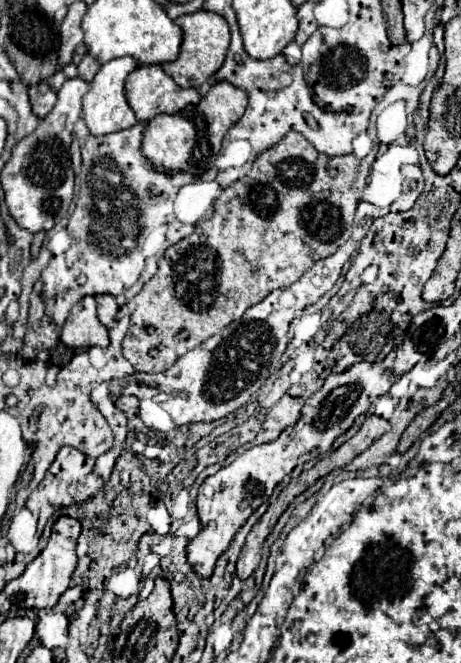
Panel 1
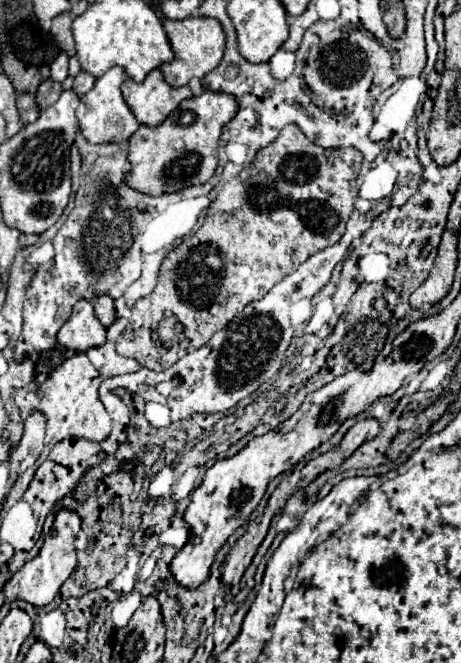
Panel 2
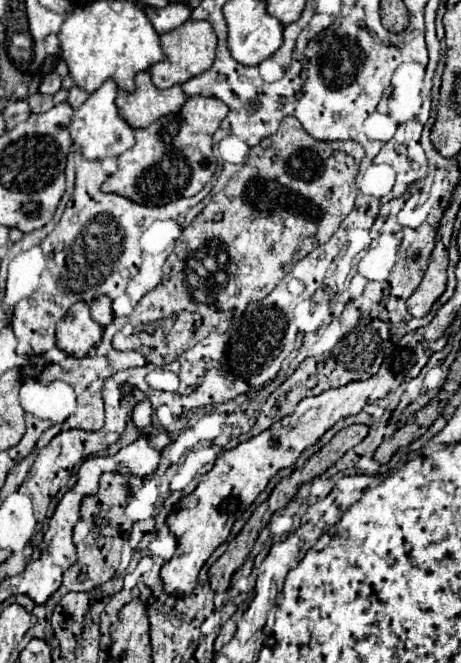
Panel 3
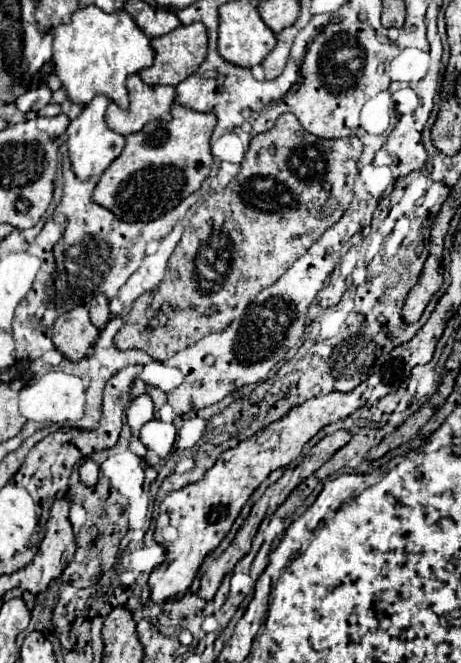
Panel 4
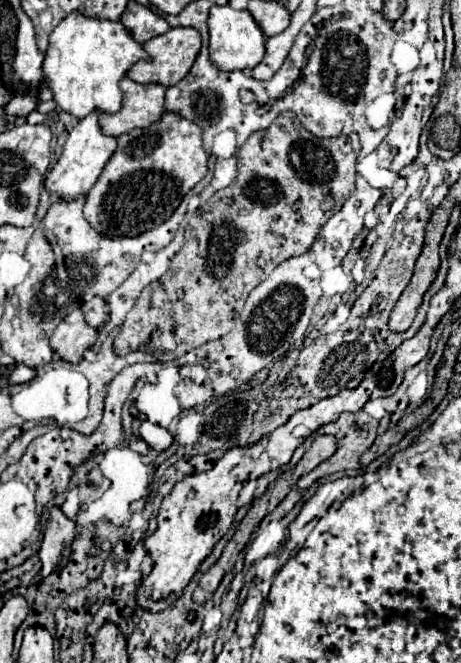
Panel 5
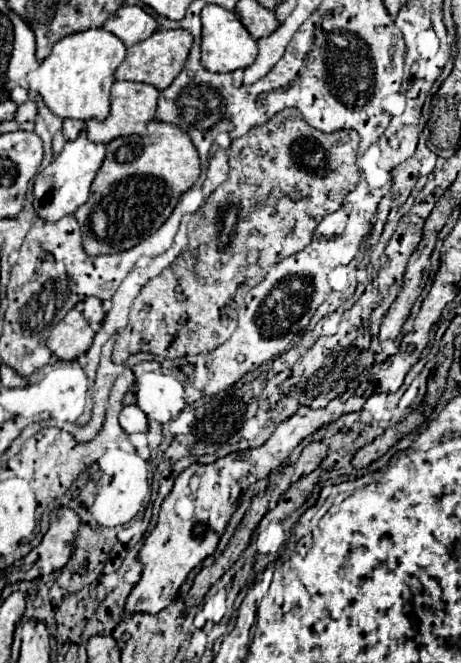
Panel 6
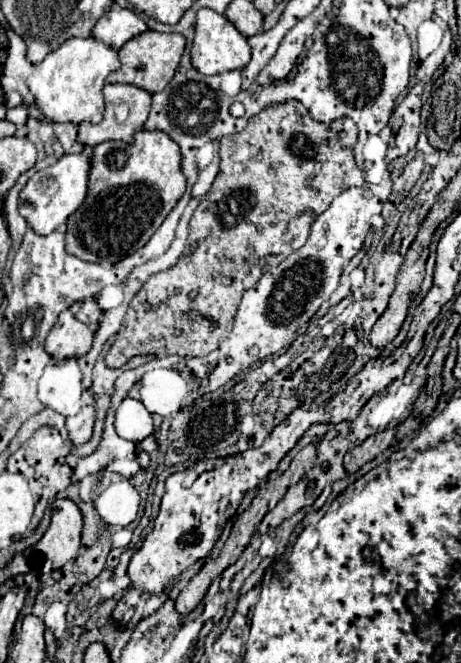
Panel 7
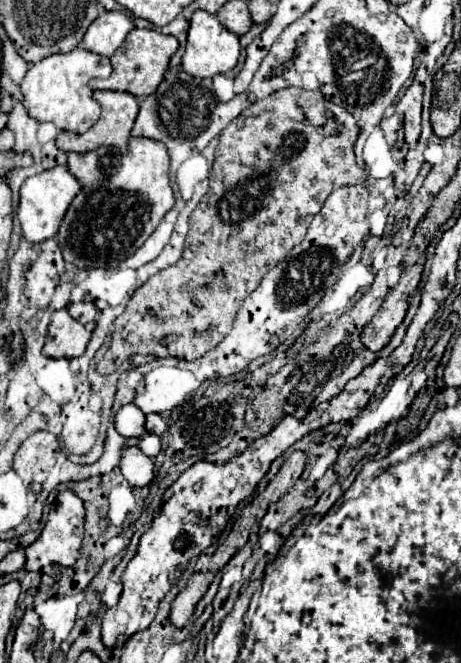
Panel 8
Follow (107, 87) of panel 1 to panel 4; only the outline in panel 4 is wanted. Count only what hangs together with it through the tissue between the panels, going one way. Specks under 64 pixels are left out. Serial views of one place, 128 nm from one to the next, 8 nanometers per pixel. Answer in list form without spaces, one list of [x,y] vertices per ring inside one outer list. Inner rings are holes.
[[[96,96],[82,112],[80,116],[70,122],[66,134],[68,134],[68,154],[72,162],[72,172],[76,174],[78,180],[90,180],[98,178],[110,164],[116,160],[124,148],[124,136],[112,132],[106,122],[104,122],[104,112],[108,108],[108,98],[106,96]]]

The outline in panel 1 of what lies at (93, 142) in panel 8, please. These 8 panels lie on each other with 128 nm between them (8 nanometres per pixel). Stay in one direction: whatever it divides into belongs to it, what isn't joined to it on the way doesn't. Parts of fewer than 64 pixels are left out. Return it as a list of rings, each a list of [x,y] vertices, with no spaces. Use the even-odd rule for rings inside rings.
[[[142,66],[134,72],[130,72],[126,78],[124,90],[126,90],[128,104],[132,106],[136,118],[144,120],[144,122],[150,122],[158,114],[176,114],[186,104],[200,102],[200,94],[194,88],[180,88],[168,74],[164,74],[164,70],[160,66]]]

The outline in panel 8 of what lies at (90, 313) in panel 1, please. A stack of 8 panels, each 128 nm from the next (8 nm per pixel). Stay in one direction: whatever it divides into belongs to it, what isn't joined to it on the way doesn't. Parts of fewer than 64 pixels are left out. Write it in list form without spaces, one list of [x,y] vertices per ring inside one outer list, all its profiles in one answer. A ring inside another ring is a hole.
[[[66,308],[56,310],[48,324],[48,338],[44,344],[44,354],[48,358],[78,358],[84,354],[90,332],[76,322]]]

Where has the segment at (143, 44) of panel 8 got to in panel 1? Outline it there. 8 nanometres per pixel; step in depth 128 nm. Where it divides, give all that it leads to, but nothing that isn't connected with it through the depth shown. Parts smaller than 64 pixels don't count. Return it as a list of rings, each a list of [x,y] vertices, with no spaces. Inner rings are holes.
[[[198,10],[194,14],[184,14],[174,20],[180,30],[184,30],[184,38],[180,44],[180,56],[174,62],[162,64],[162,70],[174,78],[174,82],[180,88],[198,88],[204,84],[210,76],[216,74],[216,70],[222,66],[228,46],[230,46],[230,30],[228,24],[222,16],[208,12],[208,10]]]

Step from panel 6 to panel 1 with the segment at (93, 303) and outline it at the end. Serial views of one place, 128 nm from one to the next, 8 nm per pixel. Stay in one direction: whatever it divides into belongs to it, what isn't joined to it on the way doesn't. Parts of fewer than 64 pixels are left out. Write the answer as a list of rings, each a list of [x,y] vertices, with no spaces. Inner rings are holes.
[[[102,294],[102,296],[96,296],[96,302],[98,302],[98,318],[100,318],[100,322],[106,328],[112,328],[116,324],[116,318],[118,318],[116,298],[110,296],[110,294]]]

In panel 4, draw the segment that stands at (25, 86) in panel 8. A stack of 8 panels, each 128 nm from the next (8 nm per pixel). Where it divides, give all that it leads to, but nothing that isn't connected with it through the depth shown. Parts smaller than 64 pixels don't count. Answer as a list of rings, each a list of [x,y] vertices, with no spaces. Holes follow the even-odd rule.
[[[86,6],[76,10],[68,24],[54,28],[54,72],[66,90],[68,100],[82,108],[92,102],[94,96],[104,94],[116,102],[122,110],[128,108],[128,90],[124,80],[142,68],[152,66],[154,50],[150,38],[136,26],[126,10],[106,14],[98,6]]]

